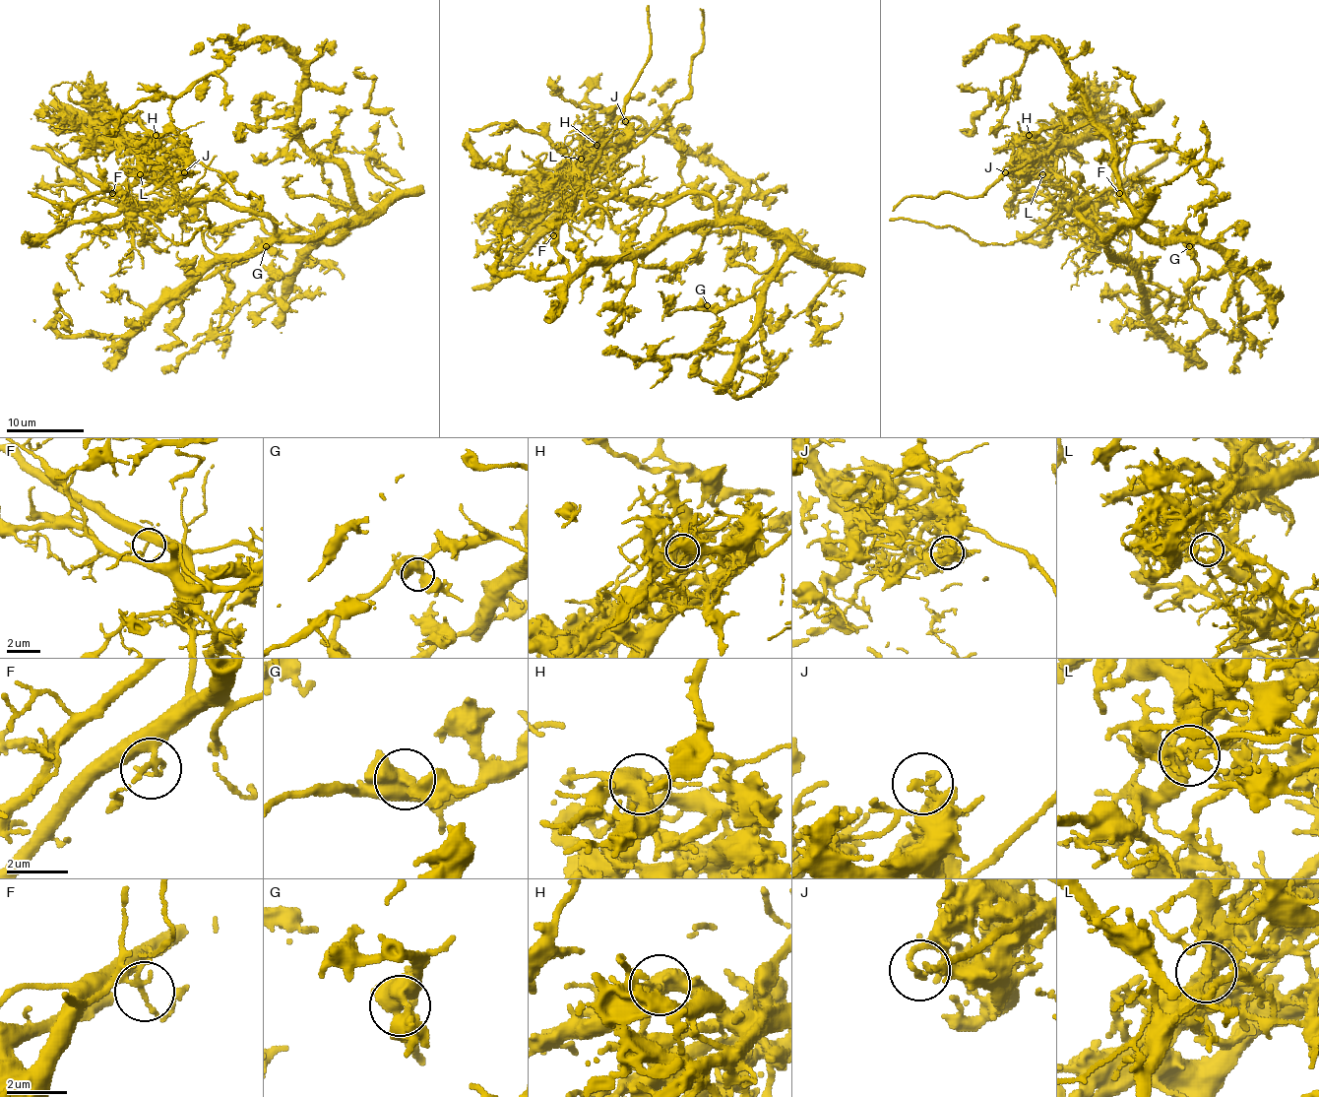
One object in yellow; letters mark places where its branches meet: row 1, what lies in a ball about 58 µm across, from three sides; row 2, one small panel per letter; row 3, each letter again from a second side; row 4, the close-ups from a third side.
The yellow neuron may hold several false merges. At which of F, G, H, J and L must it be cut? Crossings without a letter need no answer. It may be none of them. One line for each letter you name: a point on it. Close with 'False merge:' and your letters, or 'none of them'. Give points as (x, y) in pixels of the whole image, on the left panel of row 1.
H: Place: (156, 135)
J: Place: (184, 172)
L: Place: (140, 174)
False merge: H, J, L

